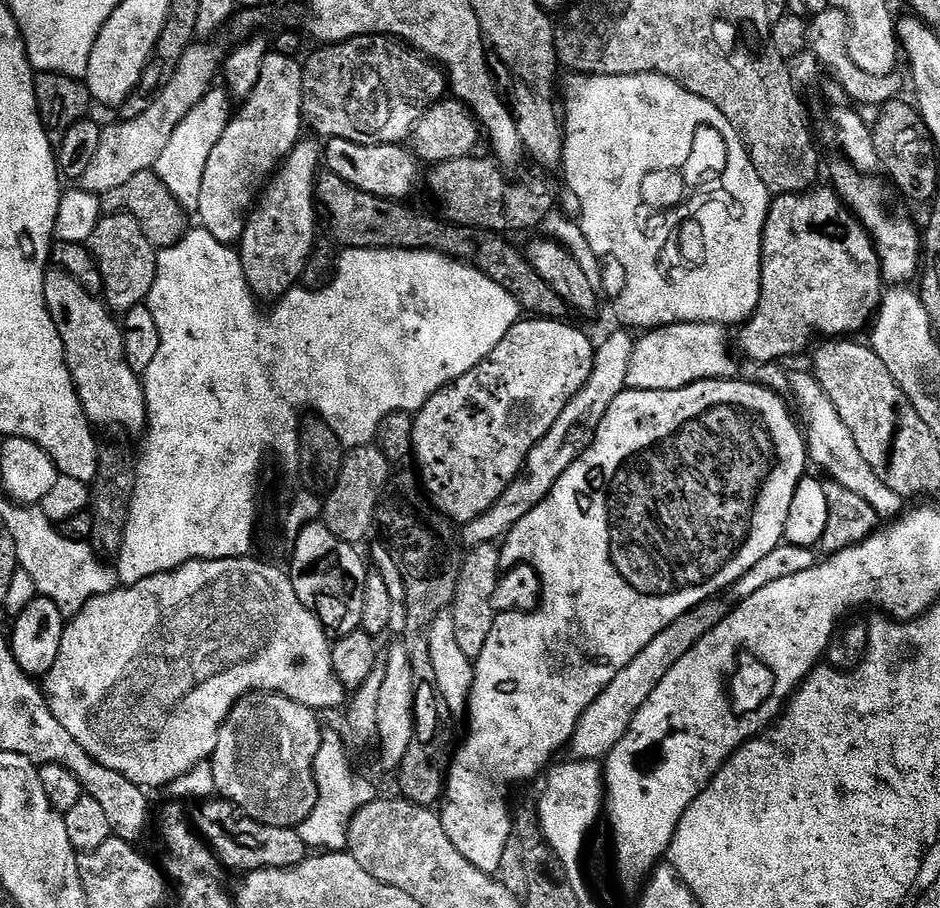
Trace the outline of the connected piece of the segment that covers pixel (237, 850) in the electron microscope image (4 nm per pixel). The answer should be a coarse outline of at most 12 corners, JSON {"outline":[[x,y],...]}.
{"outline":[[223,798],[194,819],[241,873],[306,858],[295,828],[258,823]]}

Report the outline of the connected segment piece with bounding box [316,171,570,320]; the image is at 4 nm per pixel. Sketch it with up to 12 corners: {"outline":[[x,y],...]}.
{"outline":[[334,173],[316,182],[345,248],[426,248],[470,264],[533,317],[570,305],[511,239],[419,216]]}

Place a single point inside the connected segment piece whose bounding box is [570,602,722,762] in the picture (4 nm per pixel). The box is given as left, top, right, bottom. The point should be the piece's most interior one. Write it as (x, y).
(604, 723)

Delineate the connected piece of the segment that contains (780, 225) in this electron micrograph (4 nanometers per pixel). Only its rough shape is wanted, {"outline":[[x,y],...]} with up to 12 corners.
{"outline":[[835,187],[773,199],[760,364],[869,327],[882,273]]}

